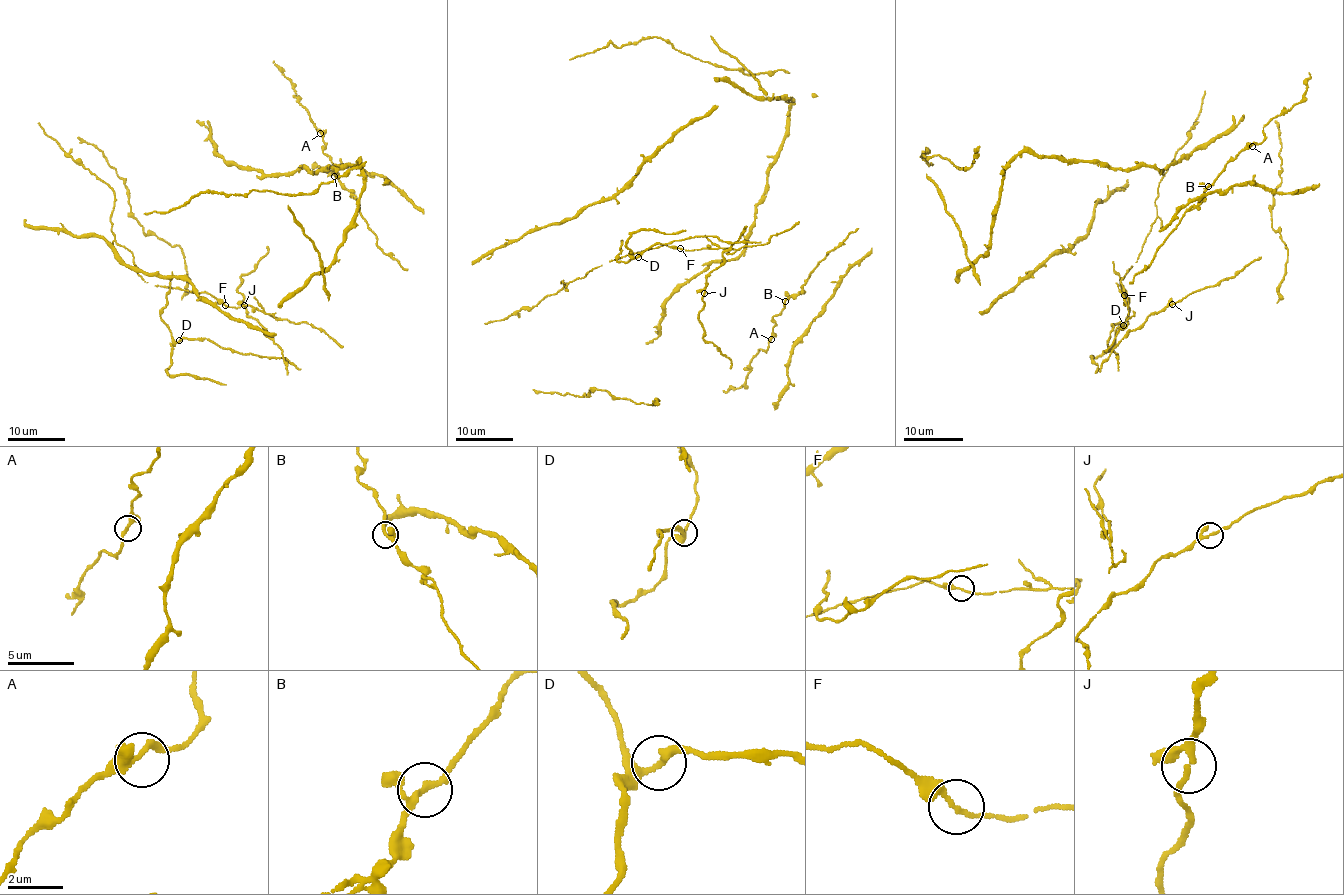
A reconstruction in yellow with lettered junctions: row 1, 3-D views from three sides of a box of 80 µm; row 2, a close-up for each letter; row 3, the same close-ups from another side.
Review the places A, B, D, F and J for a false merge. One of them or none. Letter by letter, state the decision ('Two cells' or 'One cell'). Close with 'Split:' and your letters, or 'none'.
A: One cell
B: One cell
D: One cell
F: One cell
J: One cell
Split: none

